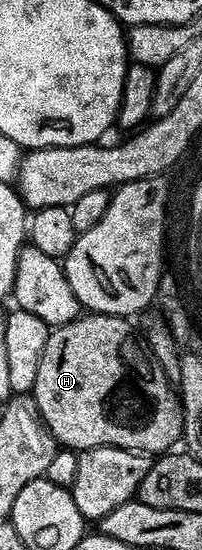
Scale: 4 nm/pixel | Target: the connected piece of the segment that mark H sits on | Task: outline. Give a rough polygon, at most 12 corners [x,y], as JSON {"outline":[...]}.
{"outline":[[124,316],[50,331],[32,390],[65,450],[165,454],[178,389]]}

